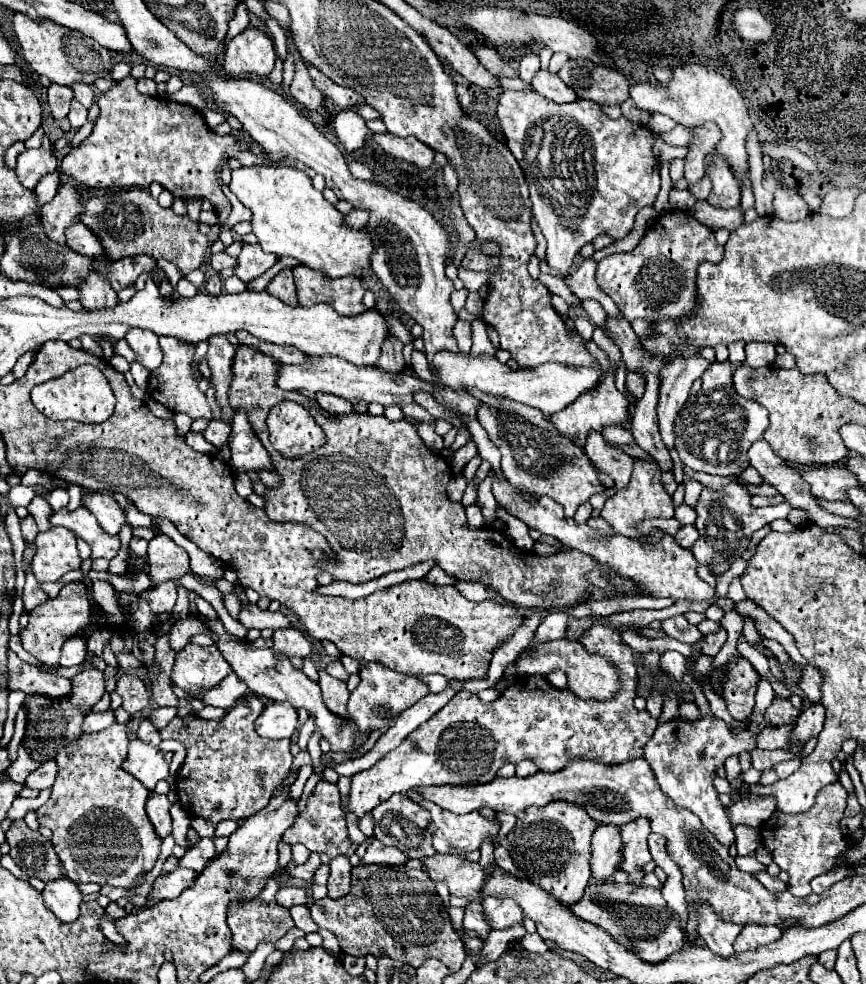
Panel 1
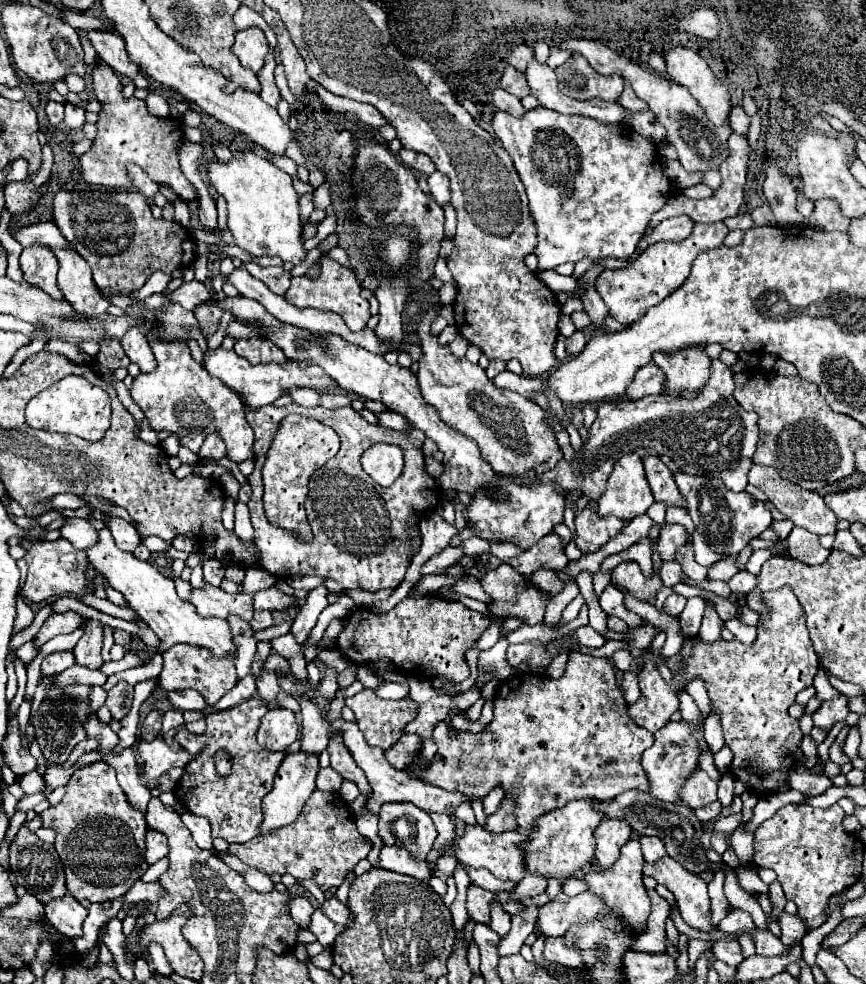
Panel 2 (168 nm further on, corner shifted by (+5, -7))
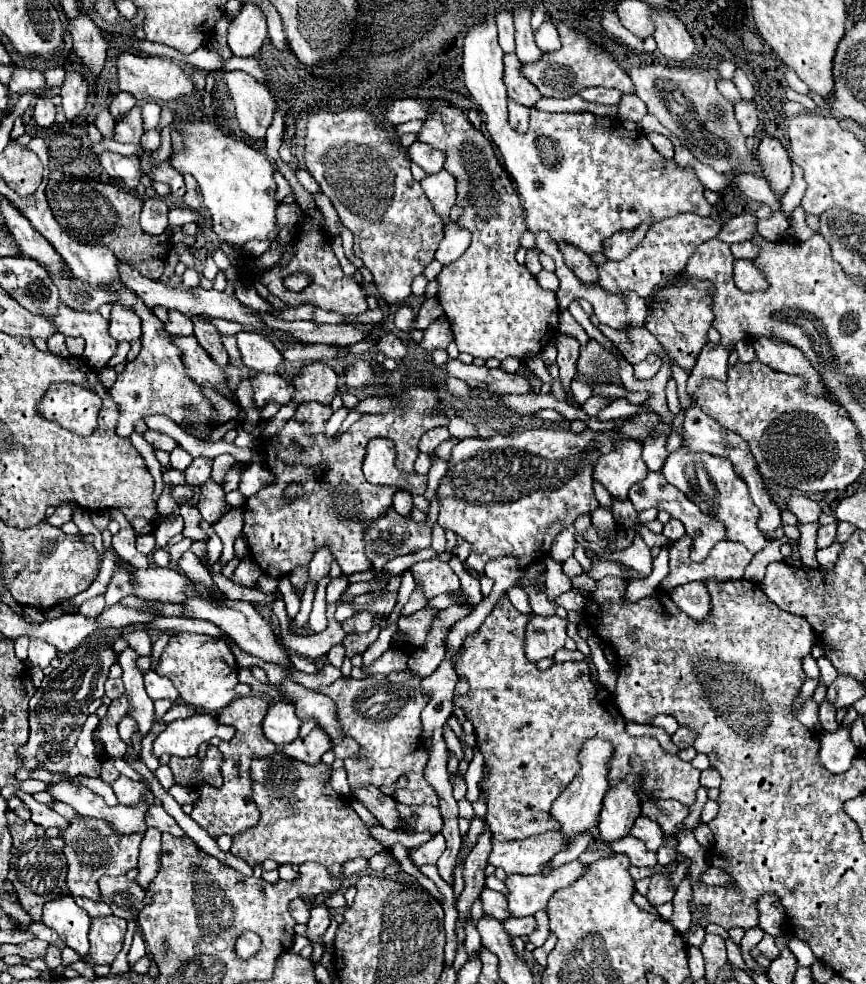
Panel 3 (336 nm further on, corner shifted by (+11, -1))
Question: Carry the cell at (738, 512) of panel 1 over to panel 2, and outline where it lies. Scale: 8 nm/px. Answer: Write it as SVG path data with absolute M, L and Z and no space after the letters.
M683 472L675 474L675 482L685 498L687 512L695 522L695 532L691 534L695 560L701 566L711 566L719 562L719 558L727 558L727 554L739 554L751 538L757 538L763 530L773 522L771 512L763 502L749 498L747 492L729 492L721 480L709 476L689 476Z

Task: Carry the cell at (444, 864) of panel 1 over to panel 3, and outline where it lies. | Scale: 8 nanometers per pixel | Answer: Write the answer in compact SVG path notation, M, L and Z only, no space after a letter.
M485 888L481 892L481 900L483 900L483 912L505 922L509 918L509 908L507 908L507 898L501 894L501 892L495 892L495 890L489 890Z

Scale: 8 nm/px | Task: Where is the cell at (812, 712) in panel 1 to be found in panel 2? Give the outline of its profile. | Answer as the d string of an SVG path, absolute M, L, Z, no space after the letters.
M839 696L839 698L833 698L833 700L827 700L819 706L819 710L815 710L811 714L813 718L813 724L817 728L821 728L823 732L829 732L833 728L833 724L845 720L849 714L849 708L847 708L847 698L845 696Z

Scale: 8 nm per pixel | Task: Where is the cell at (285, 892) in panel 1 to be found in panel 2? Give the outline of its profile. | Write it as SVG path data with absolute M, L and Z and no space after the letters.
M293 896L289 908L291 908L291 918L293 918L299 926L307 928L307 926L309 926L309 920L311 920L311 914L313 914L313 910L315 910L315 908L311 906L311 902L309 902L307 898Z

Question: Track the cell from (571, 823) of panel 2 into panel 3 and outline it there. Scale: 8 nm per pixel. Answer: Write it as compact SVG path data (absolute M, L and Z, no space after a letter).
M591 738L585 740L585 744L581 746L579 752L579 764L581 770L575 776L575 780L559 794L559 798L553 802L553 818L561 824L561 832L569 838L593 830L597 824L597 816L601 812L601 804L603 804L603 796L609 790L609 782L607 782L607 772L609 772L609 760L613 756L613 744L605 742L601 738Z

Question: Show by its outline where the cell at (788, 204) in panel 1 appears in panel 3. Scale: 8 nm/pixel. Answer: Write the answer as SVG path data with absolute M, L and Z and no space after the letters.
M763 136L757 148L757 158L765 164L765 174L769 176L771 190L777 196L783 196L791 184L791 160L787 150L777 138Z

